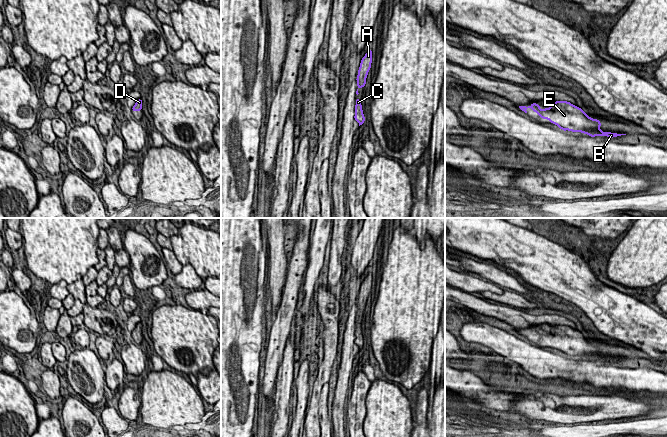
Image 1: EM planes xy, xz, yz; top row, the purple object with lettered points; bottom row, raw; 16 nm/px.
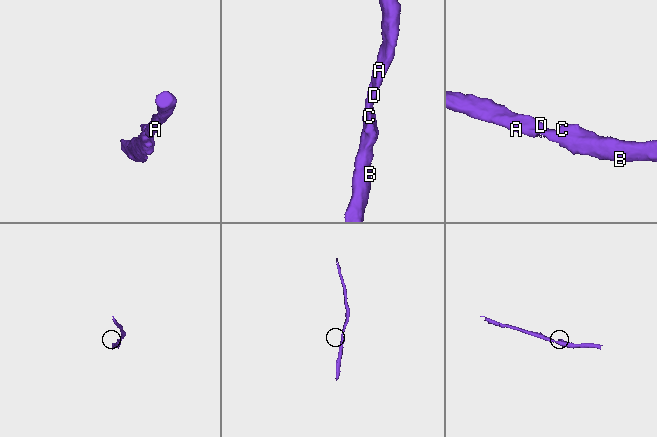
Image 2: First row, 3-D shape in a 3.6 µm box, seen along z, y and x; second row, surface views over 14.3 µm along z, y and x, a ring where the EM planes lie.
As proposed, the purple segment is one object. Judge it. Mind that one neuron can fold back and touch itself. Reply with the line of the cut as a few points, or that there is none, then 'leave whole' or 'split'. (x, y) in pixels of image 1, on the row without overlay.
no cut; leave whole

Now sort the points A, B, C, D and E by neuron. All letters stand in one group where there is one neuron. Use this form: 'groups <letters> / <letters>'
groups A B C D E

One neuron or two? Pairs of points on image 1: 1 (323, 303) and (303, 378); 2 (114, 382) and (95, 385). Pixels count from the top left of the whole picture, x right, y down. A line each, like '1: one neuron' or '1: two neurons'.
1: two neurons
2: two neurons

